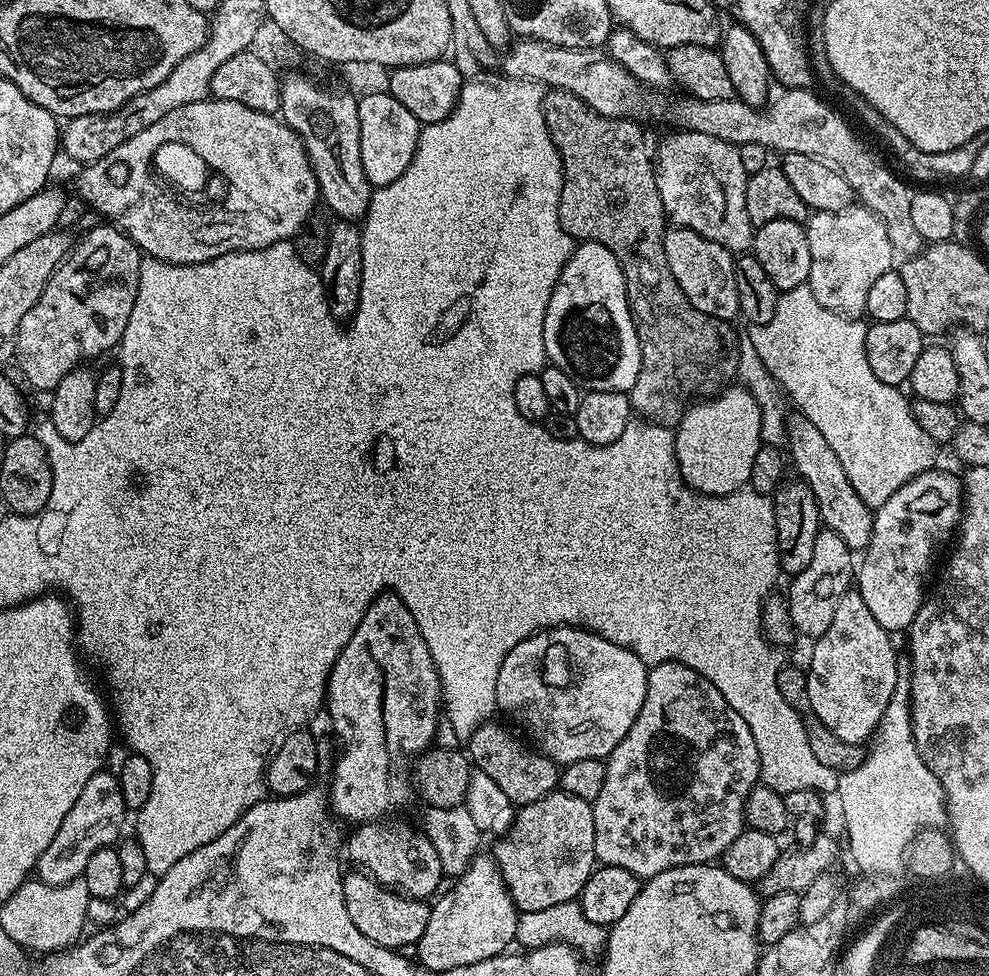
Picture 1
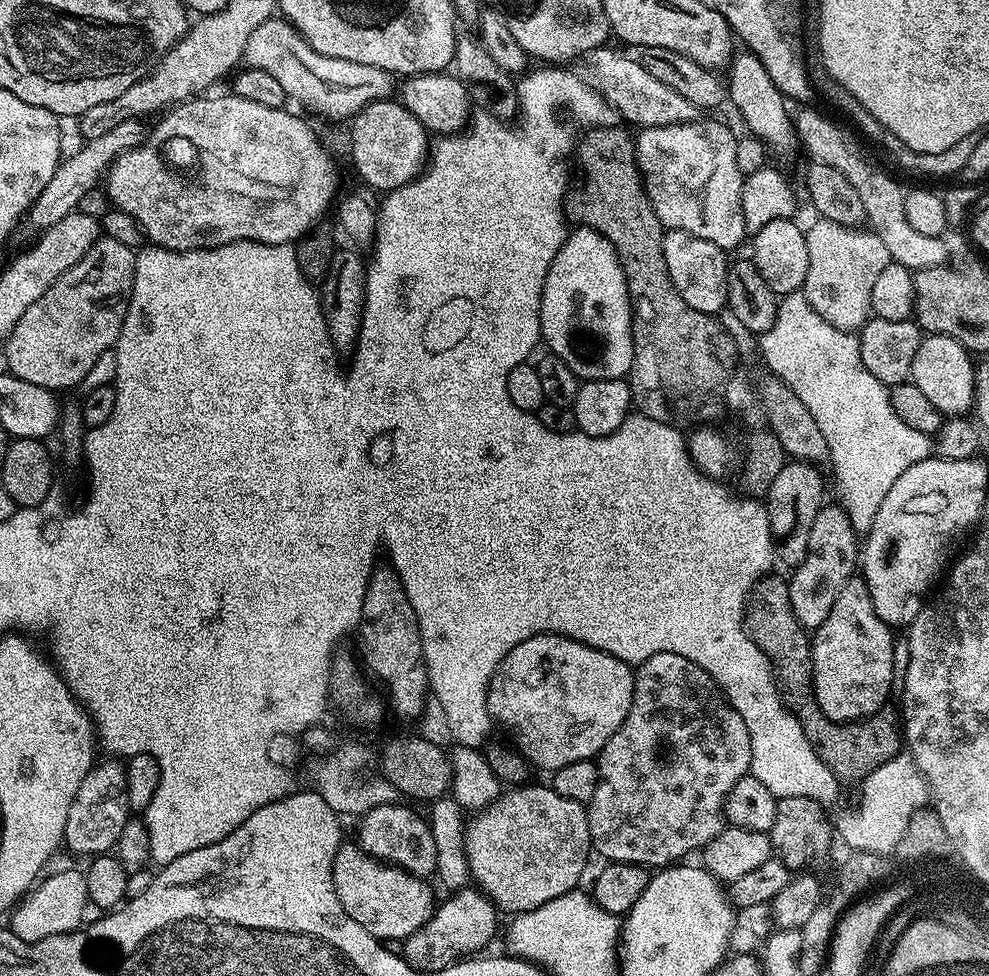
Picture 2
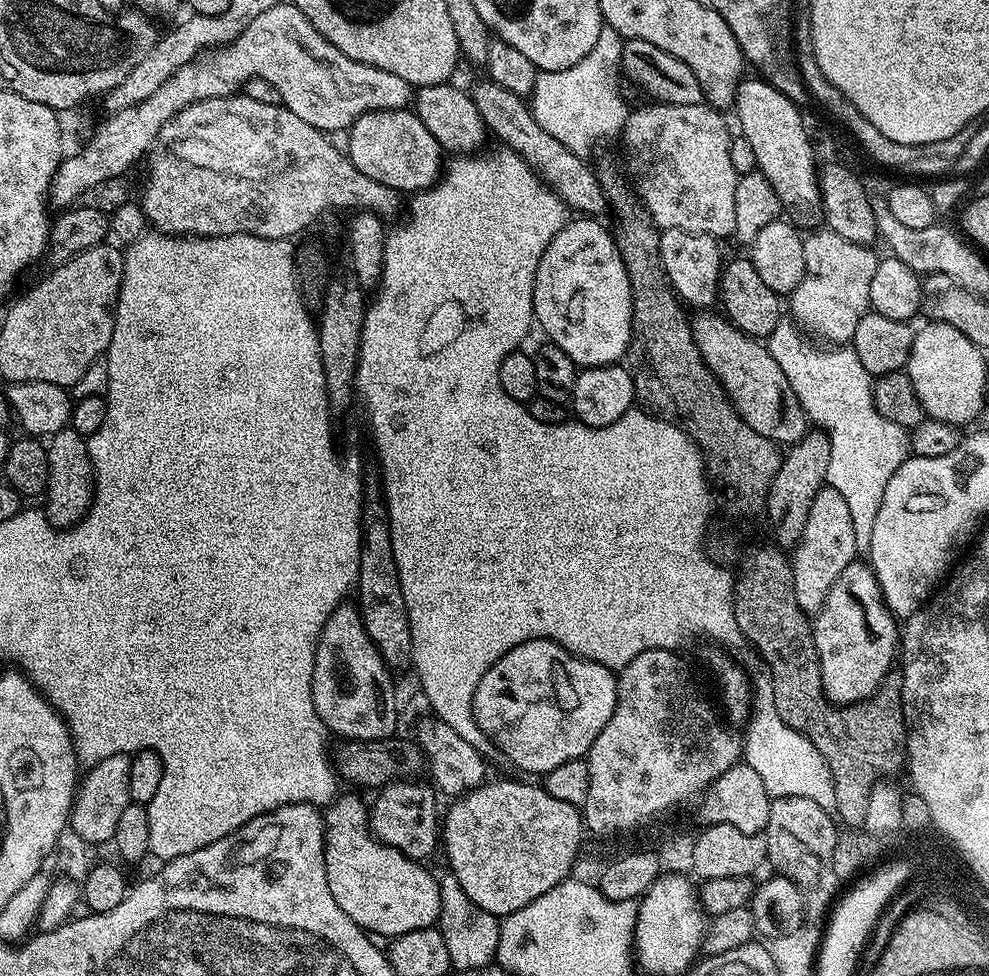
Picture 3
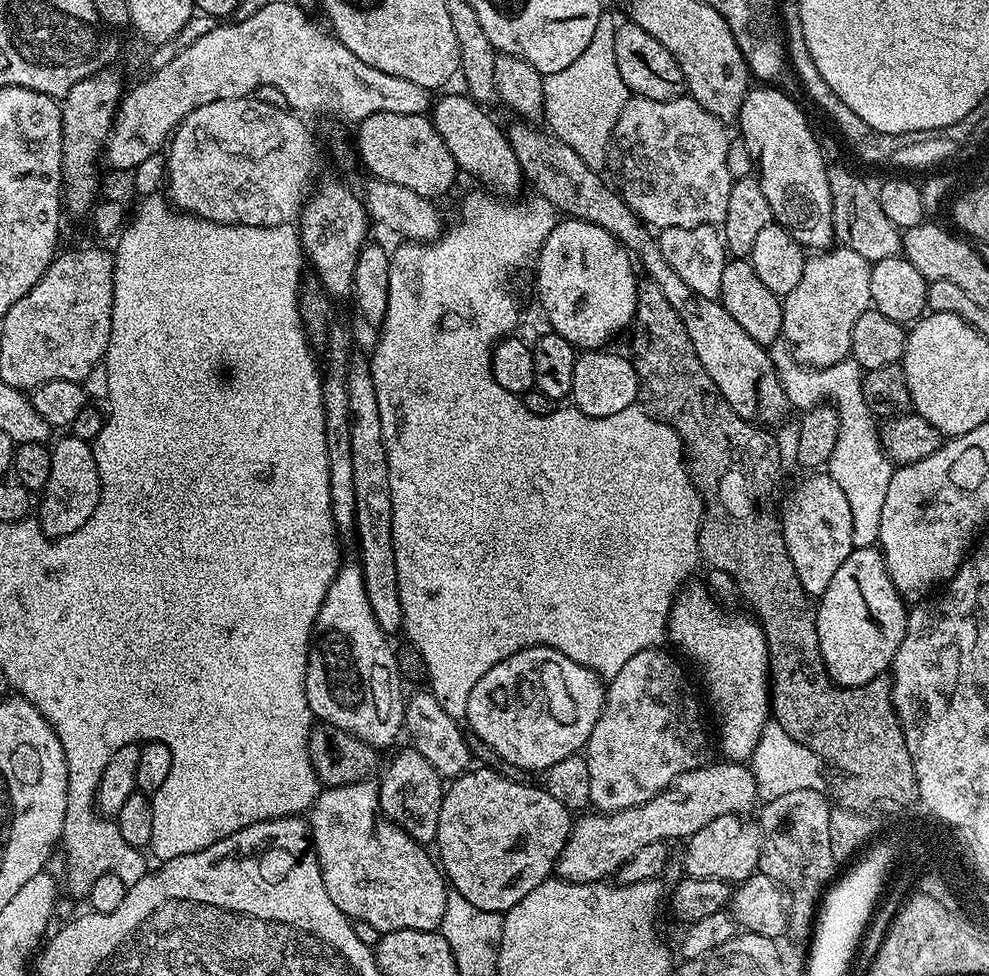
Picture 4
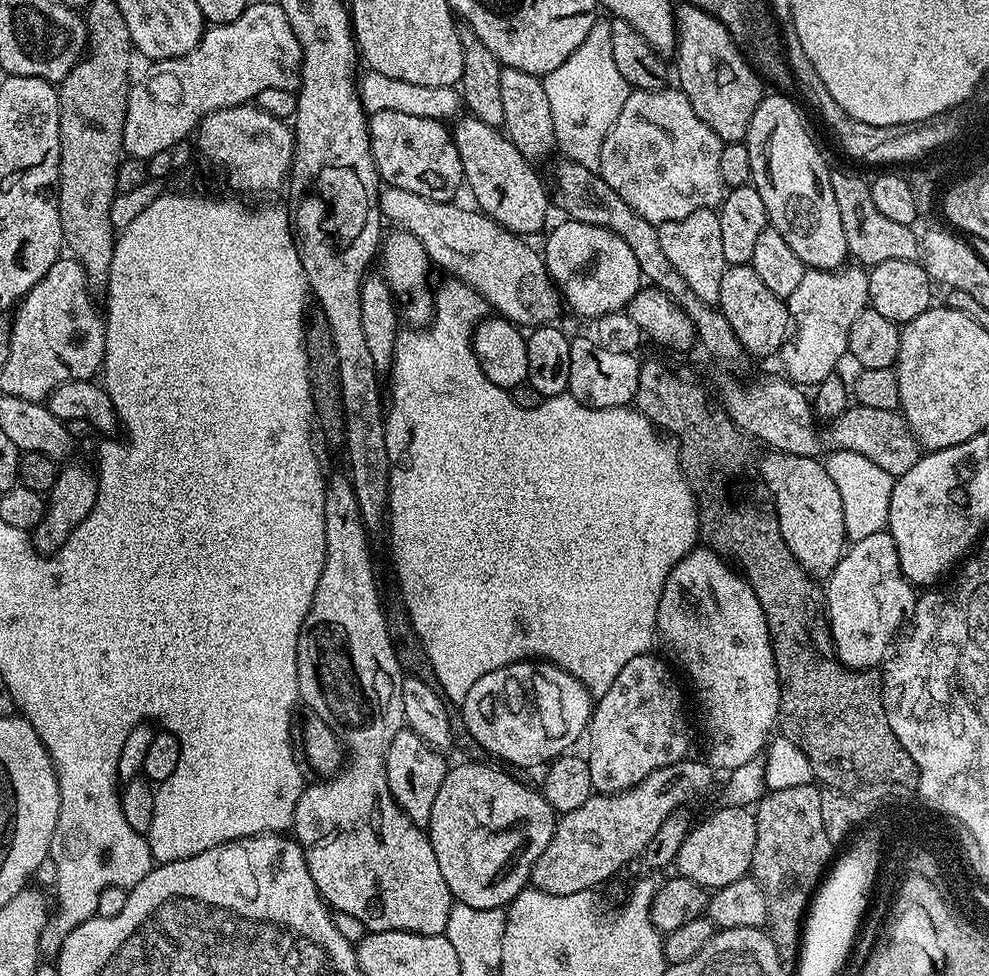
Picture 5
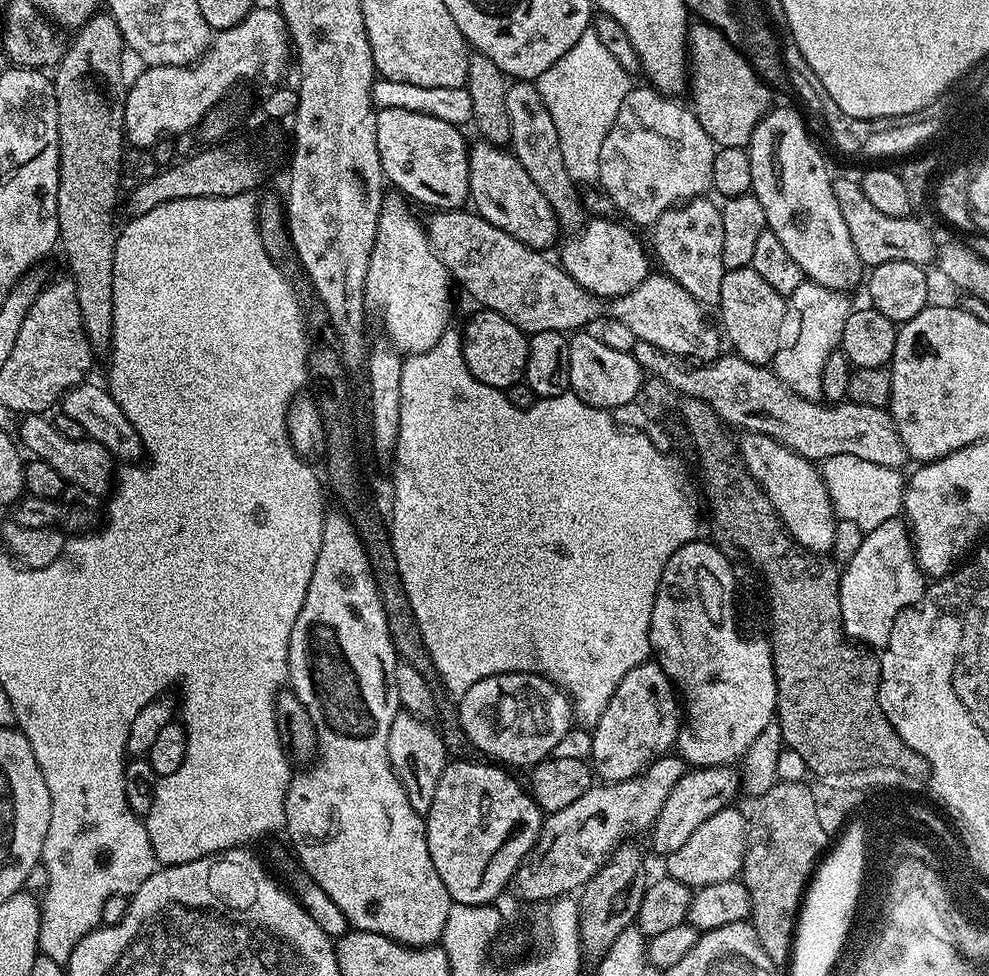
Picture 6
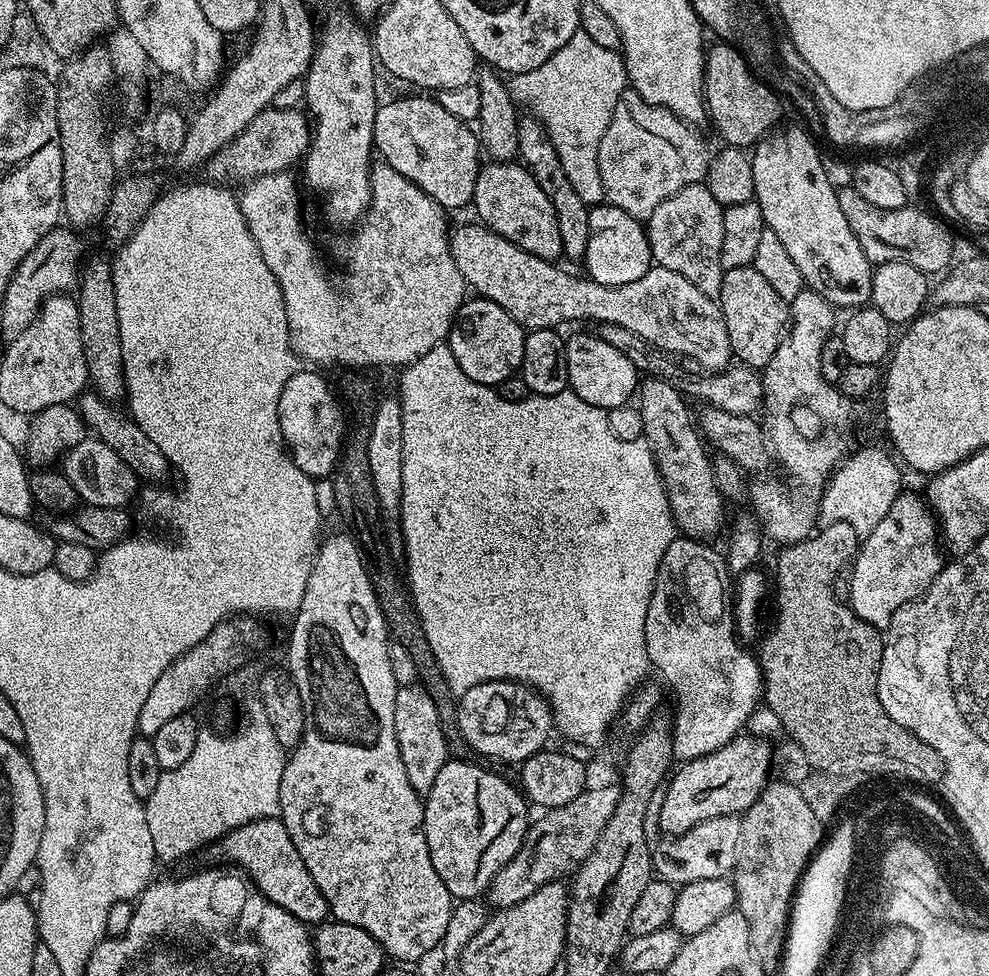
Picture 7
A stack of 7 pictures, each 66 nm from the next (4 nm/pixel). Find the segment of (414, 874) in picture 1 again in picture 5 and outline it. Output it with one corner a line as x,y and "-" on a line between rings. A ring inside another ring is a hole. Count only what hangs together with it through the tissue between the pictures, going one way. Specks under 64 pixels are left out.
401,730
398,734
394,734
388,747
384,765
390,794
394,802
398,802
400,809
418,825
427,825
430,810
434,810
434,797
437,796
448,773
450,764
443,758
439,751
409,730

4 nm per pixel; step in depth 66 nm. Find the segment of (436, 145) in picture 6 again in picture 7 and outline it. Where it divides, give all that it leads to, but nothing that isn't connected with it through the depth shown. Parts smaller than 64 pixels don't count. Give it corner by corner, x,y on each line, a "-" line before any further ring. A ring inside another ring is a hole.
428,94
416,95
420,96
400,96
397,100
386,101
385,104
383,101
377,107
372,139
375,151
383,163
394,166
394,170
410,178
414,186
418,186
446,210
469,207
472,204
474,186
478,182
478,174
482,167
482,149
477,133
473,129
471,132
468,129
471,127
465,121
454,118
454,114
443,109
439,99

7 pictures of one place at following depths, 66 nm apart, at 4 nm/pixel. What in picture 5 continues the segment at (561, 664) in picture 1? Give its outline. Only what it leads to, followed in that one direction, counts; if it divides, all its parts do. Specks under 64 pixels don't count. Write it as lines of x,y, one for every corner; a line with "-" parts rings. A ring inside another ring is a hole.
520,660
486,674
486,678
478,678
478,682
470,686
470,694
466,694
462,705
462,719
473,741
480,743
490,755
520,768
536,768
565,755
571,749
568,747
587,733
593,707
592,693
566,670
547,662

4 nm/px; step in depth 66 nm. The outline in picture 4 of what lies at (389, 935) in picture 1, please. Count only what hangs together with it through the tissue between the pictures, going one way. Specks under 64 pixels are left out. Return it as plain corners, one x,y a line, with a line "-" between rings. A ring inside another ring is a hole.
363,780
350,786
324,788
308,809
306,819
322,870
322,882
326,882
326,894
330,894
334,906
346,913
349,920
370,922
382,934
394,930
435,932
439,929
450,889
446,877
433,853
380,811
380,789
375,783

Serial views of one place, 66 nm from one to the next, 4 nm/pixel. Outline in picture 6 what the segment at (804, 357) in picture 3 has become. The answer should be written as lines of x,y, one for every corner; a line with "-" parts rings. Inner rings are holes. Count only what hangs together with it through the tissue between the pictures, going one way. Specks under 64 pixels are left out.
850,454
831,456
823,461
822,471
826,490
830,494
832,508
840,520
849,520
859,526
861,532
869,532
882,522
897,519
904,507
905,477
896,470
879,468
866,458
854,458

